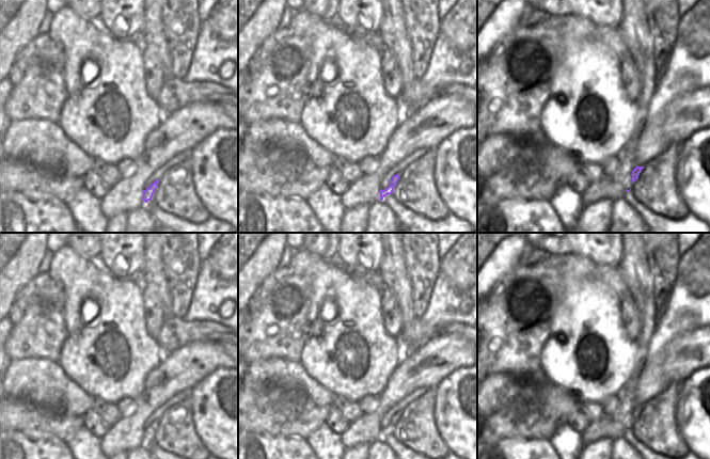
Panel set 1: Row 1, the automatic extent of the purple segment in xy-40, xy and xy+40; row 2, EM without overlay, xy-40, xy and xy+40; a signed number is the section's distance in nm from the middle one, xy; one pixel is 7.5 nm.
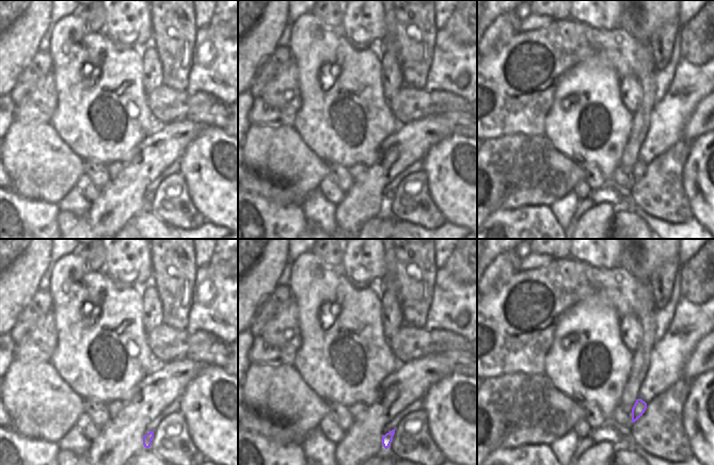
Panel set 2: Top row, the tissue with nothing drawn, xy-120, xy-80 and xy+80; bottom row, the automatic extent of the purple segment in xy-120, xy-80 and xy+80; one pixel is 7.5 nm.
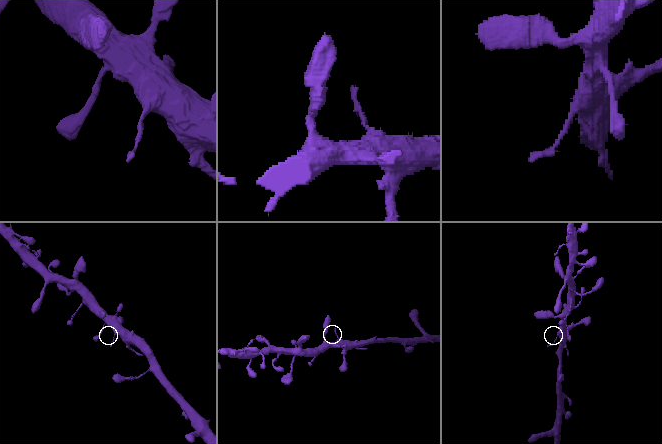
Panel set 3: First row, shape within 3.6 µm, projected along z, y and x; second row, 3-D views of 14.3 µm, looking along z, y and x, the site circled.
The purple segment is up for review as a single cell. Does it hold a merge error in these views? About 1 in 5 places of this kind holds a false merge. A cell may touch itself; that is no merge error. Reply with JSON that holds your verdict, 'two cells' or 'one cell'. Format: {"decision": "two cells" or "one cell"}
{"decision": "one cell"}

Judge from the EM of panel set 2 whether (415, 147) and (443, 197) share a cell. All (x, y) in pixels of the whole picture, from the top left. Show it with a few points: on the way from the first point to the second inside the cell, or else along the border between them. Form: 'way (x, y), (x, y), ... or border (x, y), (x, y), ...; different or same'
border (440, 141), (422, 158); different

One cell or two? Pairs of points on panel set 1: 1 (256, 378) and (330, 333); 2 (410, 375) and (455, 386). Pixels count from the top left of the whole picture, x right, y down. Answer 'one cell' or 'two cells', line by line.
1: two cells
2: two cells

